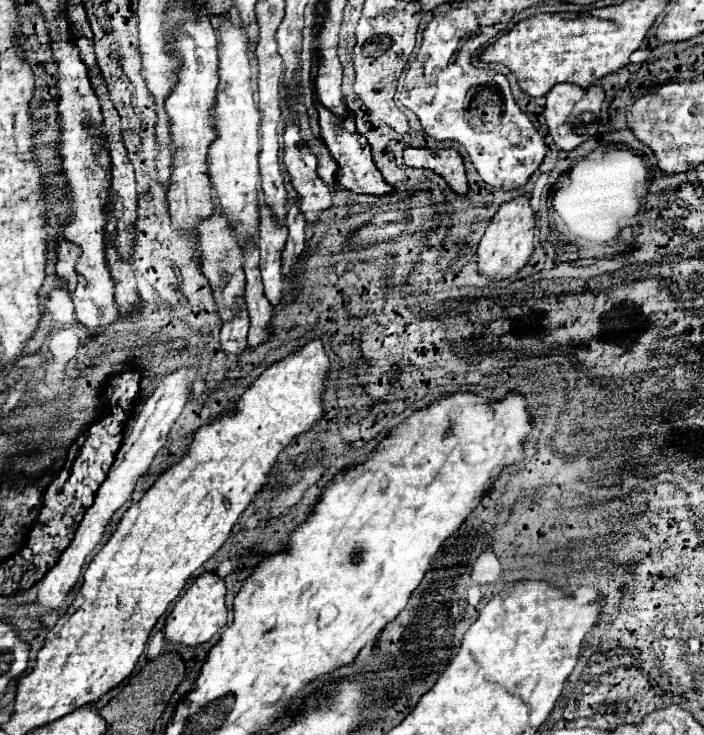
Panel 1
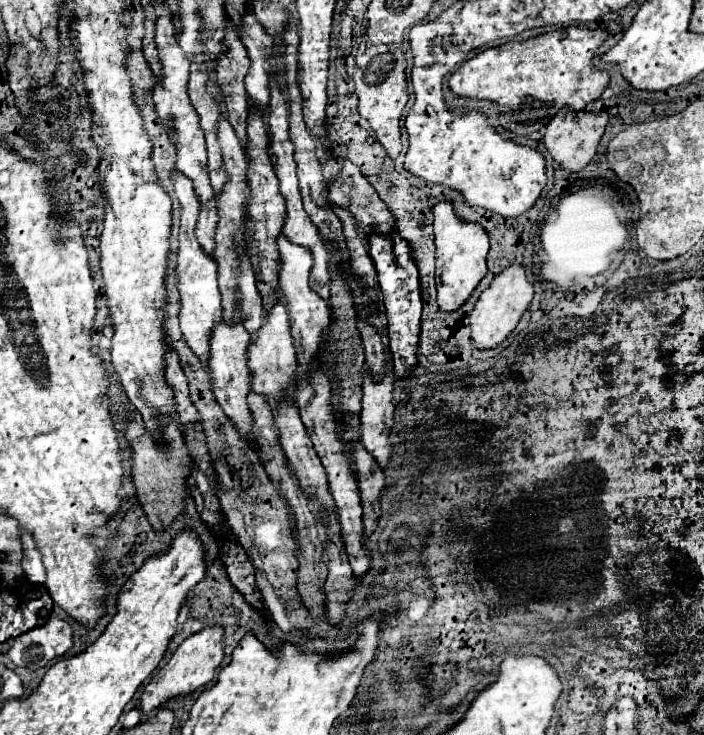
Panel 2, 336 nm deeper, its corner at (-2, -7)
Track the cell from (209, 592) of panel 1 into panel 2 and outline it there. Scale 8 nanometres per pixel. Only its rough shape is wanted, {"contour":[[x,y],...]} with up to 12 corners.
{"contour":[[222,627],[188,637],[150,677],[138,709],[150,713],[214,679]]}

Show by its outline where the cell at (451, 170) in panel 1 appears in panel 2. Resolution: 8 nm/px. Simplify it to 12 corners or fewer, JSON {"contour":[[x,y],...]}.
{"contour":[[434,205],[438,307],[486,277],[488,235]]}

